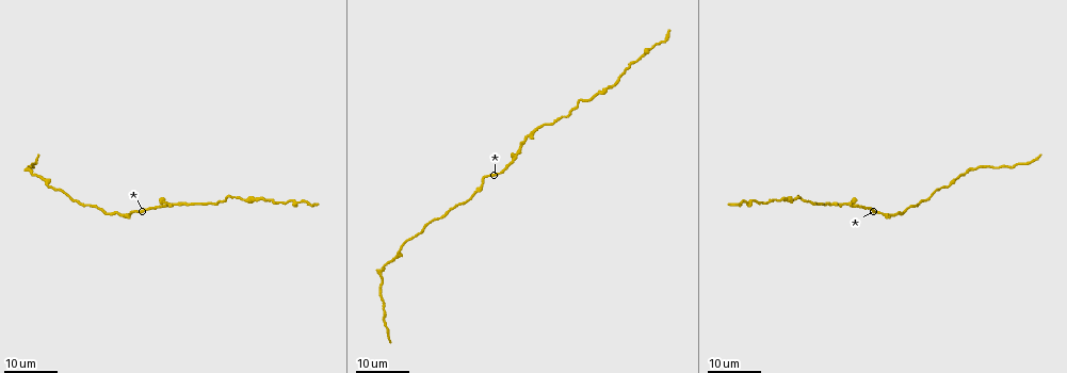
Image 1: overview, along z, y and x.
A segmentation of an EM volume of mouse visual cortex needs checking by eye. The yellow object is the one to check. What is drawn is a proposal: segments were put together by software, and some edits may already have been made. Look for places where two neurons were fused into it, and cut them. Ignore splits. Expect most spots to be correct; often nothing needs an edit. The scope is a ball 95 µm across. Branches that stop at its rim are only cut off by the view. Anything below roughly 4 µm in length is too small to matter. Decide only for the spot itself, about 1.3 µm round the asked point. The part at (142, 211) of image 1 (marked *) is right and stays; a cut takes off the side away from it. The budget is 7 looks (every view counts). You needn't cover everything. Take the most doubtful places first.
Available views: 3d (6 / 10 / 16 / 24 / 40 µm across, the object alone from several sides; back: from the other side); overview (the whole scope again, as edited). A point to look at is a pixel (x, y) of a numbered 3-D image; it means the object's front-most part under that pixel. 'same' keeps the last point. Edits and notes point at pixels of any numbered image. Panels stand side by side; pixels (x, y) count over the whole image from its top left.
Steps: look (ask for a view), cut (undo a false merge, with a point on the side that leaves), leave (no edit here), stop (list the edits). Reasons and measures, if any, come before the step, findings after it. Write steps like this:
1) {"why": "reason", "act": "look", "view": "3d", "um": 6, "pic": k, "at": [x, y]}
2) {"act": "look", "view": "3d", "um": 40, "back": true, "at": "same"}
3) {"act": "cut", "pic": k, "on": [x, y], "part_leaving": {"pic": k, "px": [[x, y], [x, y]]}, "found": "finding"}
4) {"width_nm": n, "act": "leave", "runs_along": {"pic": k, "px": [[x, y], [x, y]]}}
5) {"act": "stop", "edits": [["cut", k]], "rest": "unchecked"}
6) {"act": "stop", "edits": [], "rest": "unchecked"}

{"why": "sudden change in width", "act": "look", "view": "3d", "um": 16, "pic": 1, "at": [761, 204]}

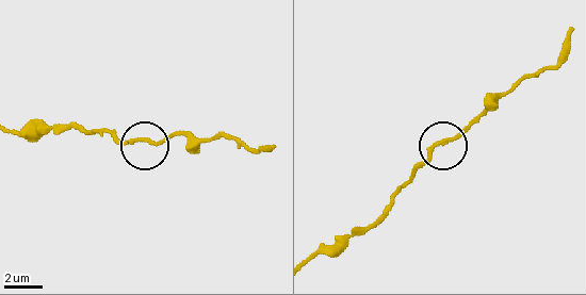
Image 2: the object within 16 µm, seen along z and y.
{"act": "look", "view": "3d", "um": 6, "pic": 2, "at": [138, 140]}

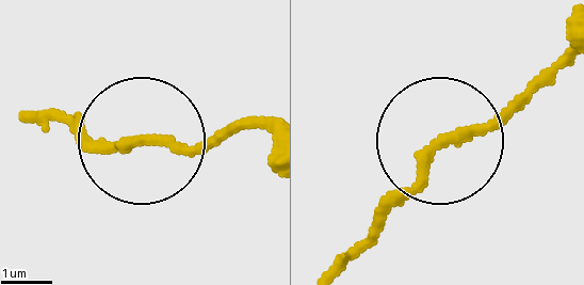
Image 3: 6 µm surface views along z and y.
{"width_nm": 220, "act": "leave", "runs_along": {"pic": 3, "px": [[327, 265], [430, 149], [506, 112], [565, 52]]}, "found": "all the same neuron"}

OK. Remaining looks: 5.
{"why": "thin neck", "act": "look", "view": "3d", "um": 24, "pic": 1, "at": [177, 205]}

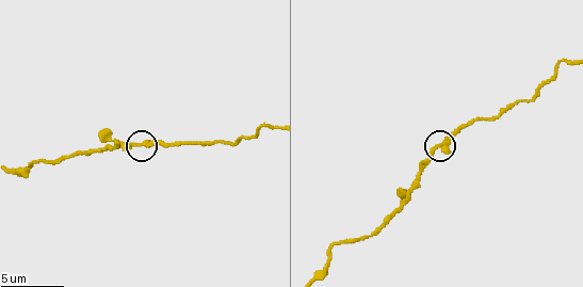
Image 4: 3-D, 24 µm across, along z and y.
{"why": "zoom in", "act": "look", "view": "3d", "um": 6, "pic": 4, "at": [138, 145]}

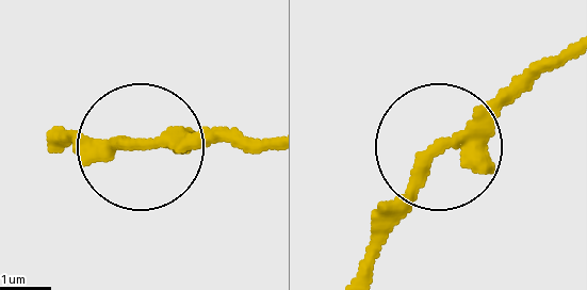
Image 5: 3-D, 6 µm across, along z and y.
{"arms": 3, "act": "leave", "runs_along": {"pic": 5, "px": [[60, 143], [238, 143]]}, "found": "one neuron here"}

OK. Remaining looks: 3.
{"why": "sudden change in width", "act": "look", "view": "3d", "um": 24, "pic": 1, "at": [971, 168]}

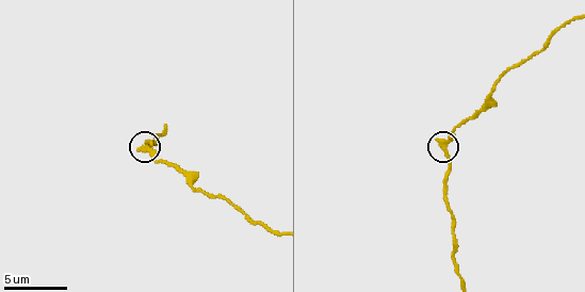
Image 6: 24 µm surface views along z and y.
{"act": "look", "view": "3d", "um": 10, "pic": 6, "at": [446, 150]}

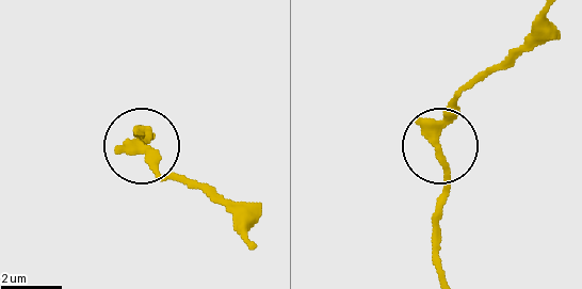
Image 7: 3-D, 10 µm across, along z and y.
{"act": "look", "view": "3d", "um": 6, "pic": 7, "at": [434, 141]}

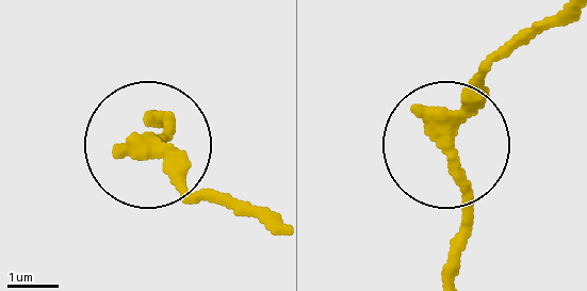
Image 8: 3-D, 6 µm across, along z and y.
{"act": "leave", "runs_along": {"pic": 8, "px": [[542, 21], [445, 124], [467, 212], [454, 276]]}, "found": "continuous, no second neuron"}

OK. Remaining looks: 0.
{"act": "stop", "edits": [], "rest": "unchecked"}

